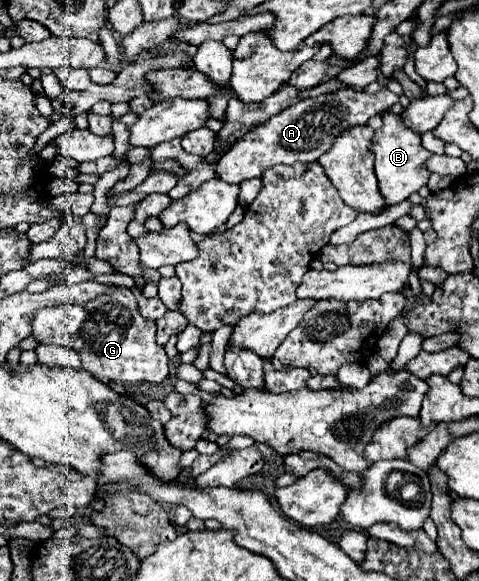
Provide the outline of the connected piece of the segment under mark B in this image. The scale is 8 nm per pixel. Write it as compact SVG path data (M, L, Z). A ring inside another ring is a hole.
M387 110L381 118L383 126L375 130L371 150L375 152L375 174L379 180L379 190L385 196L385 204L393 206L397 202L407 200L413 192L417 192L421 186L427 184L431 172L427 172L423 164L433 156L433 152L421 146L419 132L413 132L411 128L407 128L407 124L403 124L403 114L393 114Z

